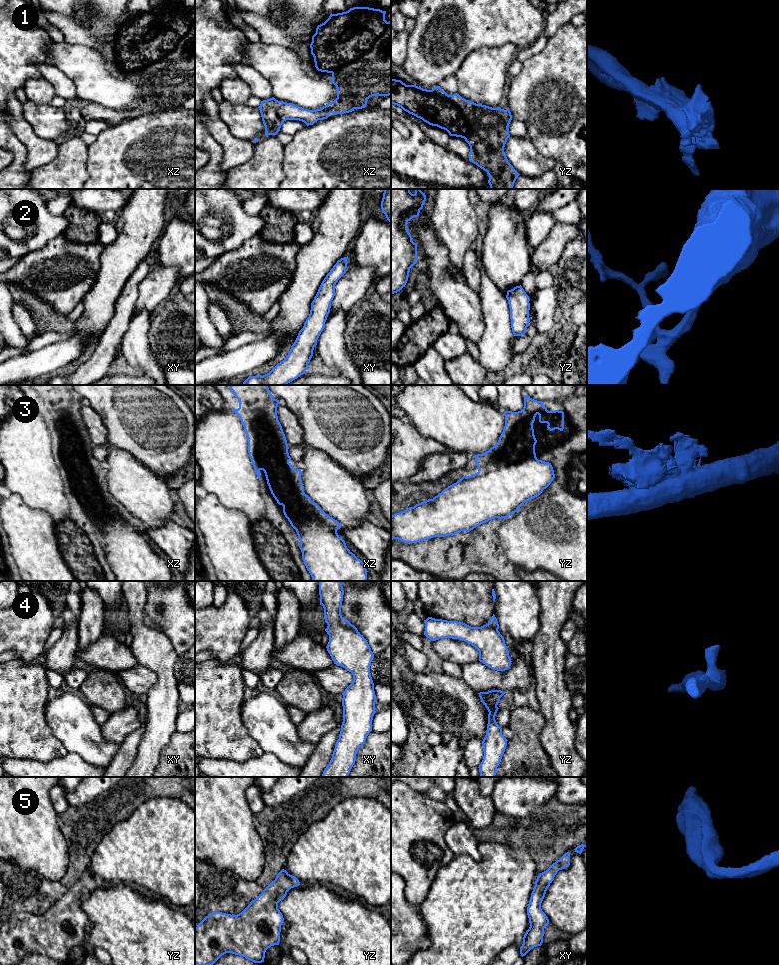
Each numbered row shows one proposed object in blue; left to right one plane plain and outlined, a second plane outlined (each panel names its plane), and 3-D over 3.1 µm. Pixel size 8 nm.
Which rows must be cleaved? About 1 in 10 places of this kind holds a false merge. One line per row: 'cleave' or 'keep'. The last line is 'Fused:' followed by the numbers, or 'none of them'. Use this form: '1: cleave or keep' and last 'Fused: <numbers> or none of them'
1: keep
2: keep
3: keep
4: keep
5: keep
Fused: none of them

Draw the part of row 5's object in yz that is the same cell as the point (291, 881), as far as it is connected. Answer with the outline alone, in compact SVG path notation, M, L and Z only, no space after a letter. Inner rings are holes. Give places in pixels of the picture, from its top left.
M282 869L263 892L239 914L212 912L206 916L195 928L195 965L213 965L222 955L232 953L243 956L254 963L264 962L265 952L274 945L279 945L283 915L278 909L278 903L283 900L287 892L300 885L299 880Z

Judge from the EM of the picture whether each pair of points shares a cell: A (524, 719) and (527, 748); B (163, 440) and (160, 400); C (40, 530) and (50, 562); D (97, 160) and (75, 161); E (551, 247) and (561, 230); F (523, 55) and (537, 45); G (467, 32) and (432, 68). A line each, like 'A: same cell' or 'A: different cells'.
A: same cell
B: same cell
C: same cell
D: different cells
E: same cell
F: same cell
G: same cell

